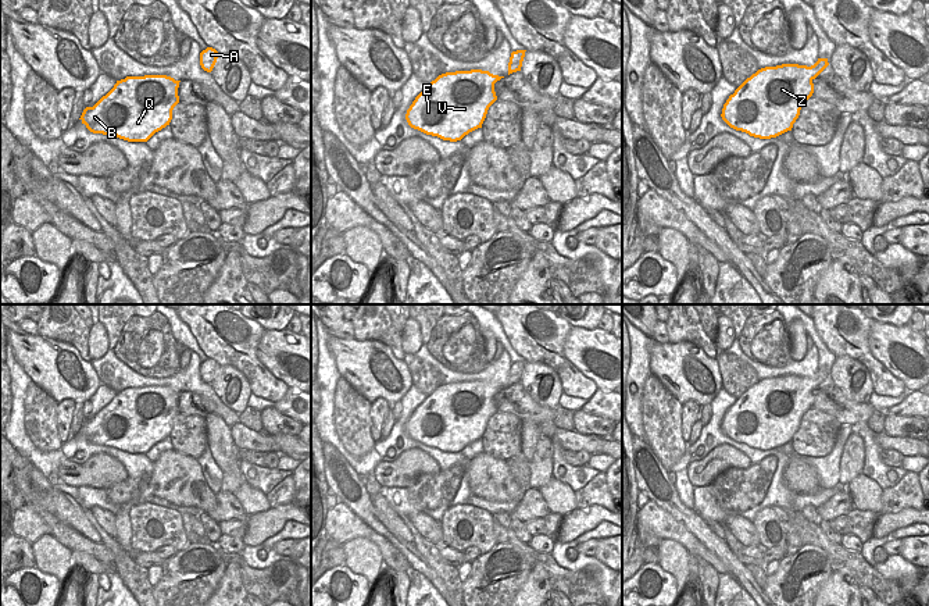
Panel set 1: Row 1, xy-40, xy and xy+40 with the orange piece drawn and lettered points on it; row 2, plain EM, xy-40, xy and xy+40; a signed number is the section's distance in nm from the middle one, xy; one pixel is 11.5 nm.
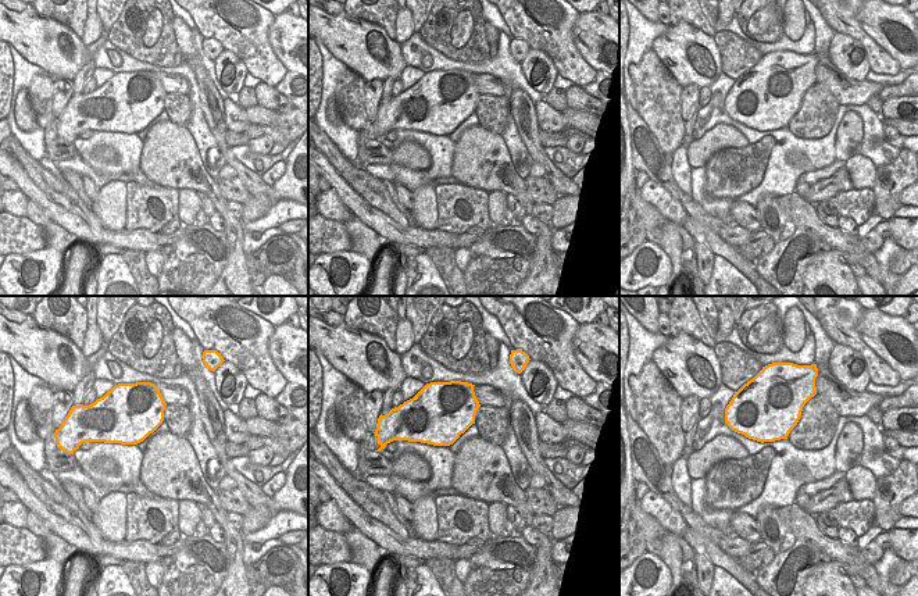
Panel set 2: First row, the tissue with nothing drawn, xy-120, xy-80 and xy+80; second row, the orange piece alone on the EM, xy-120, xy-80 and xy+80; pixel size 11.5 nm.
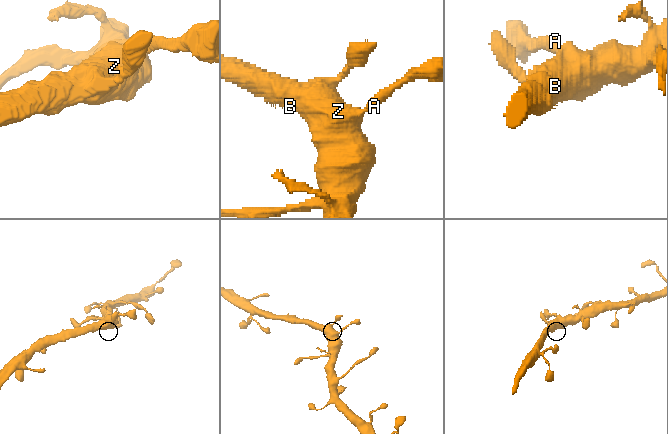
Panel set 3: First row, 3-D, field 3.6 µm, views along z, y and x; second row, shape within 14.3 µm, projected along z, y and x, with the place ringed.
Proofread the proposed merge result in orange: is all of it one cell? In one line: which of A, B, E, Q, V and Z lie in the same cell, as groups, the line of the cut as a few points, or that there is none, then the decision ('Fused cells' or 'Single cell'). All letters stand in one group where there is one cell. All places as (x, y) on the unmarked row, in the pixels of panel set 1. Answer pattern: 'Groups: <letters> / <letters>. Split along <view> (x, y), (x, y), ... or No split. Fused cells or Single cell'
Groups: A B E Q V Z. No split. Single cell.

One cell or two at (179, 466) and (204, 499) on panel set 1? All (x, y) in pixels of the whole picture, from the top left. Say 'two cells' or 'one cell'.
one cell

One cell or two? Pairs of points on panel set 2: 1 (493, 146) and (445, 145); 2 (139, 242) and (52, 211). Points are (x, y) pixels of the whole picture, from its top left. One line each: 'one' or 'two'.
1: two
2: one

